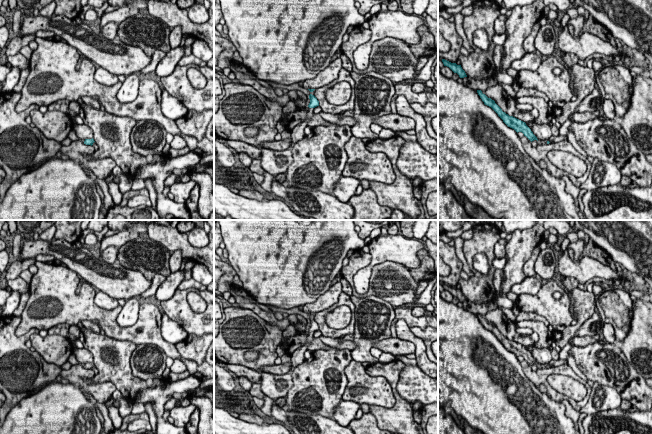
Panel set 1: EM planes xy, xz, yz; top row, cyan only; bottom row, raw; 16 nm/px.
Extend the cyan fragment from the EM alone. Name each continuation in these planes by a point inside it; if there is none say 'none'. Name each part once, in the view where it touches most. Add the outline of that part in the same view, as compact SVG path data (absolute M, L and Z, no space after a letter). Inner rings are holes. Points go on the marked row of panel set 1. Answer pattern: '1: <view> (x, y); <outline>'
1: xz (310, 111); M308 98L308 100L306 102L307 118L310 118L314 114L314 108L308 107L309 103L310 103L310 99Z

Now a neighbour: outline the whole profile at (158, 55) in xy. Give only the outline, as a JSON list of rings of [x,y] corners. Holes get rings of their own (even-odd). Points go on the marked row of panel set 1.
[[[156,50],[152,55],[151,62],[144,69],[142,69],[138,74],[146,75],[150,72],[155,71],[158,63],[165,57],[165,55],[166,55],[166,52],[163,52],[161,50]]]

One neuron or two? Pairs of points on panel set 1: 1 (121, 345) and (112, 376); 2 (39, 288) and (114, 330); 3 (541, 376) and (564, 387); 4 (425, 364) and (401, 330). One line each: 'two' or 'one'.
1: one
2: one
3: two
4: one

